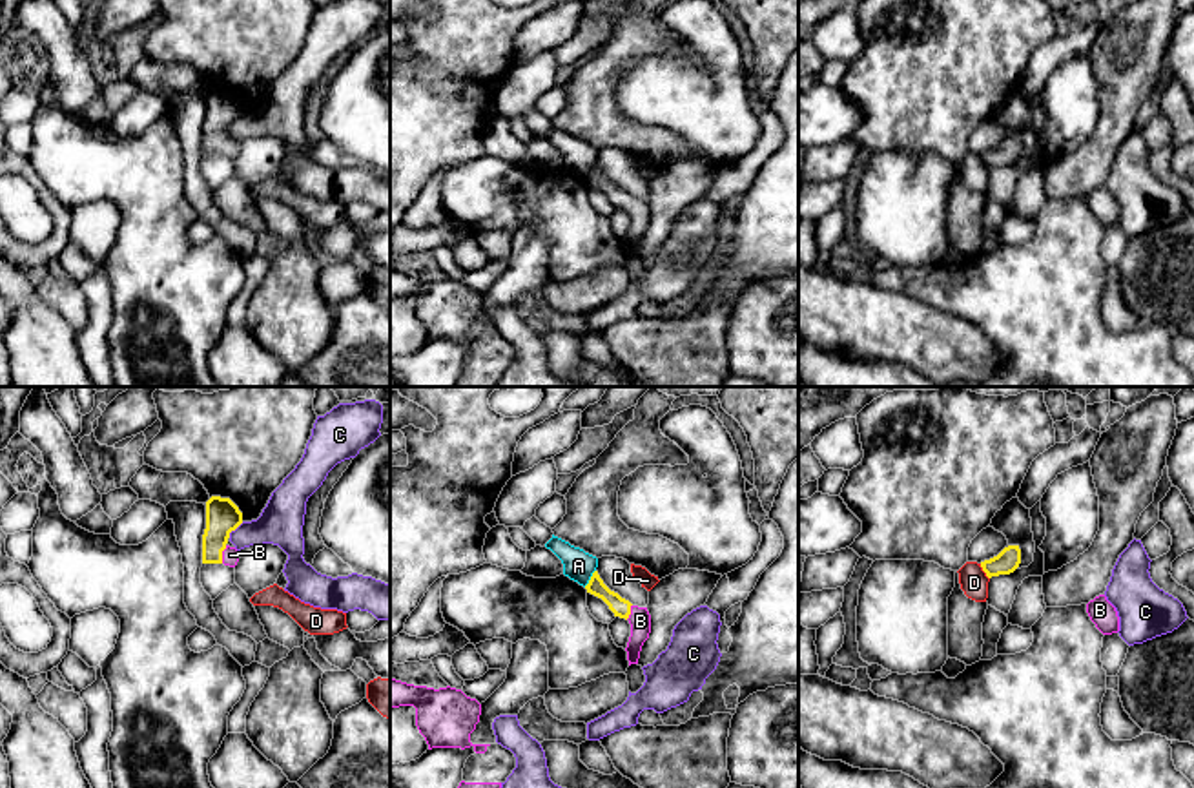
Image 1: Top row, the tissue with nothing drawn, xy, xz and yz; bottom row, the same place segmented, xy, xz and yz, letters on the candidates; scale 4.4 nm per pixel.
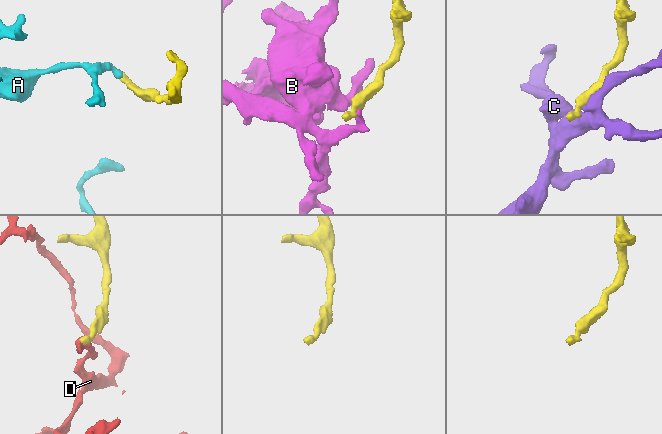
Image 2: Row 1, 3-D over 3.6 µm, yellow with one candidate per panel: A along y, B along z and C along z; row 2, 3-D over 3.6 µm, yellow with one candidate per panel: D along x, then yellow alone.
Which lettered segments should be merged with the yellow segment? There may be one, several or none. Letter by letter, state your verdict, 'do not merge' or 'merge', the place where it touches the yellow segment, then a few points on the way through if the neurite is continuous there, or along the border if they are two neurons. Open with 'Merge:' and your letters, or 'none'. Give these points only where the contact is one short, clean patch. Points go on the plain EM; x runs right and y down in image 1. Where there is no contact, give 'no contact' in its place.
Merge: B
A: do not merge | xz (591, 170) | along xz (595, 161), (584, 177)
B: merge | xy (221, 146) | across xy (223, 108), (219, 114), (221, 146), (230, 146)
C: do not merge | xy (234, 121)
D: do not merge | yz (983, 161) | along yz (979, 155), (988, 170)

